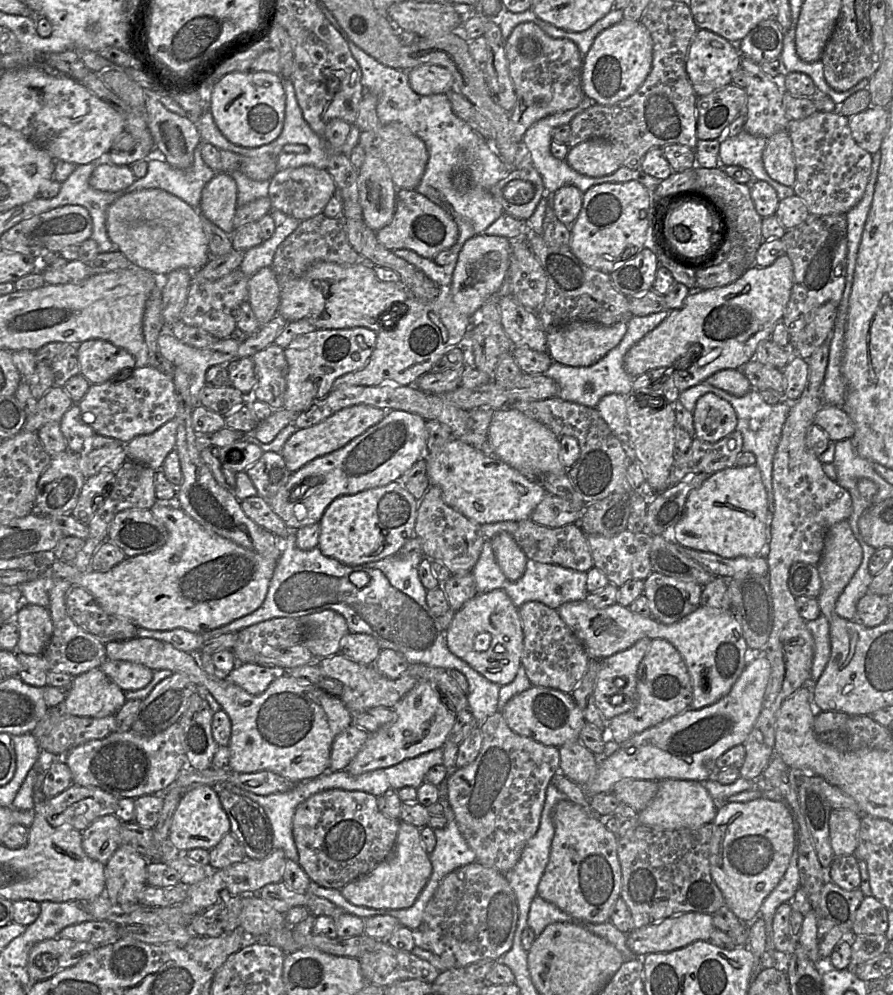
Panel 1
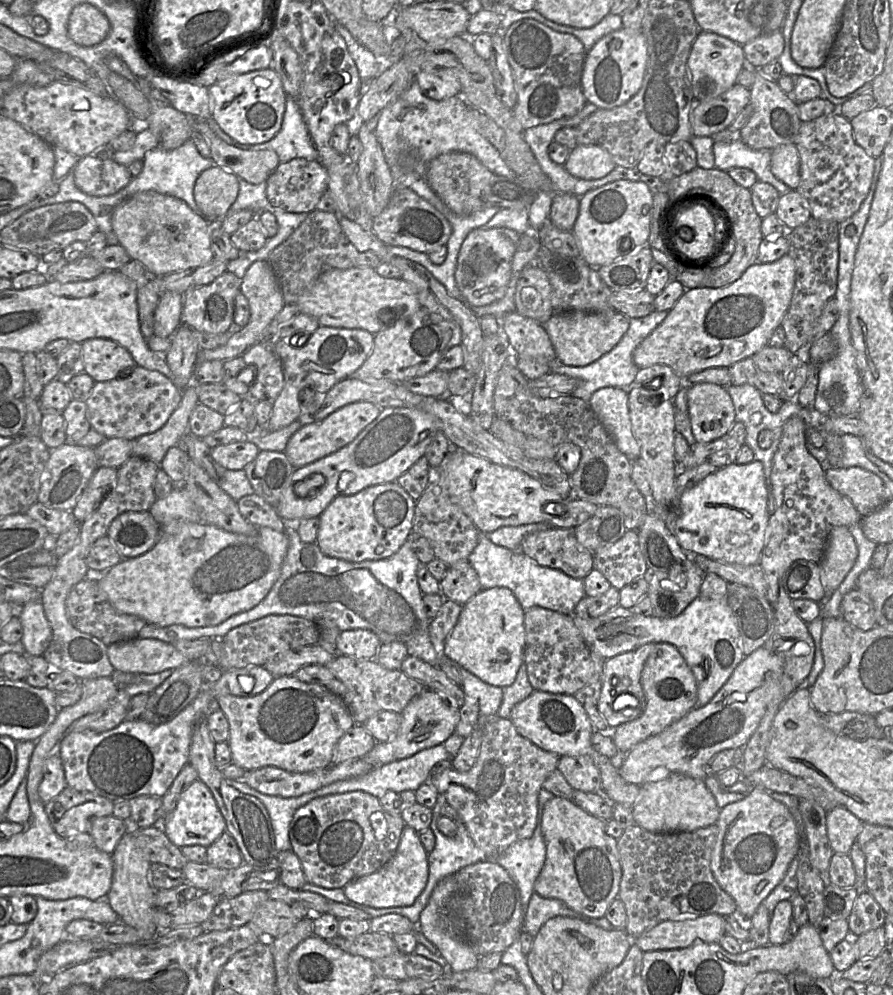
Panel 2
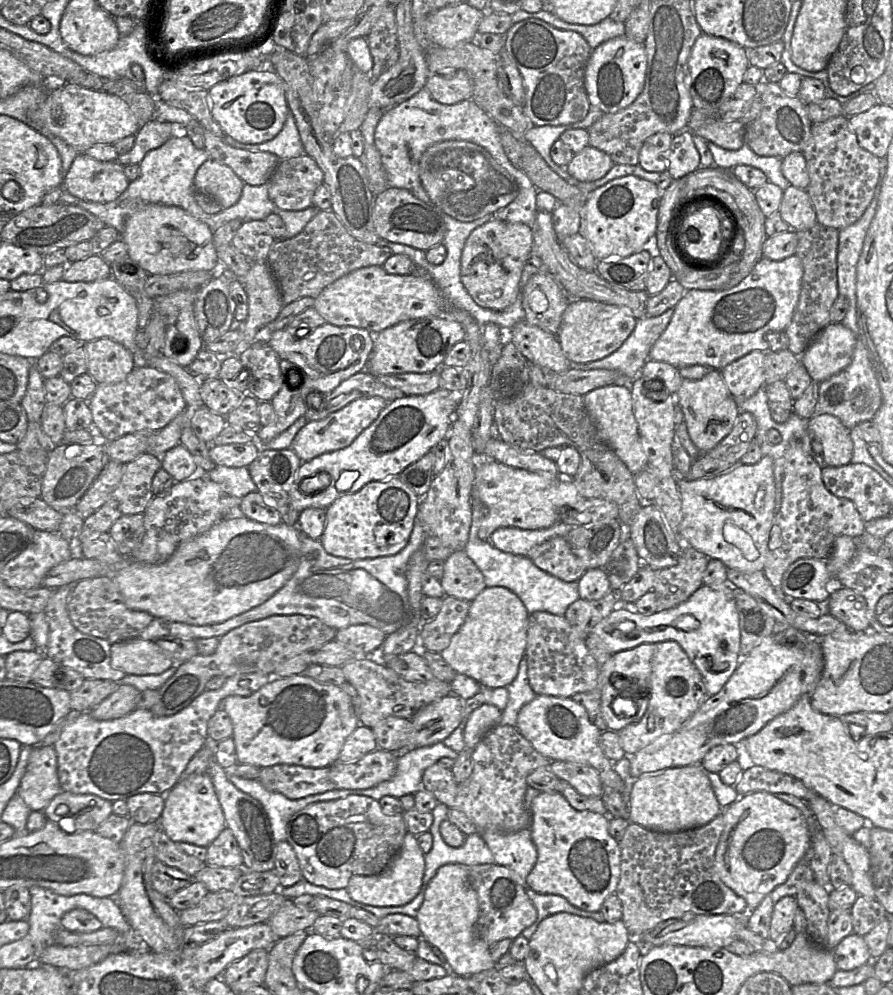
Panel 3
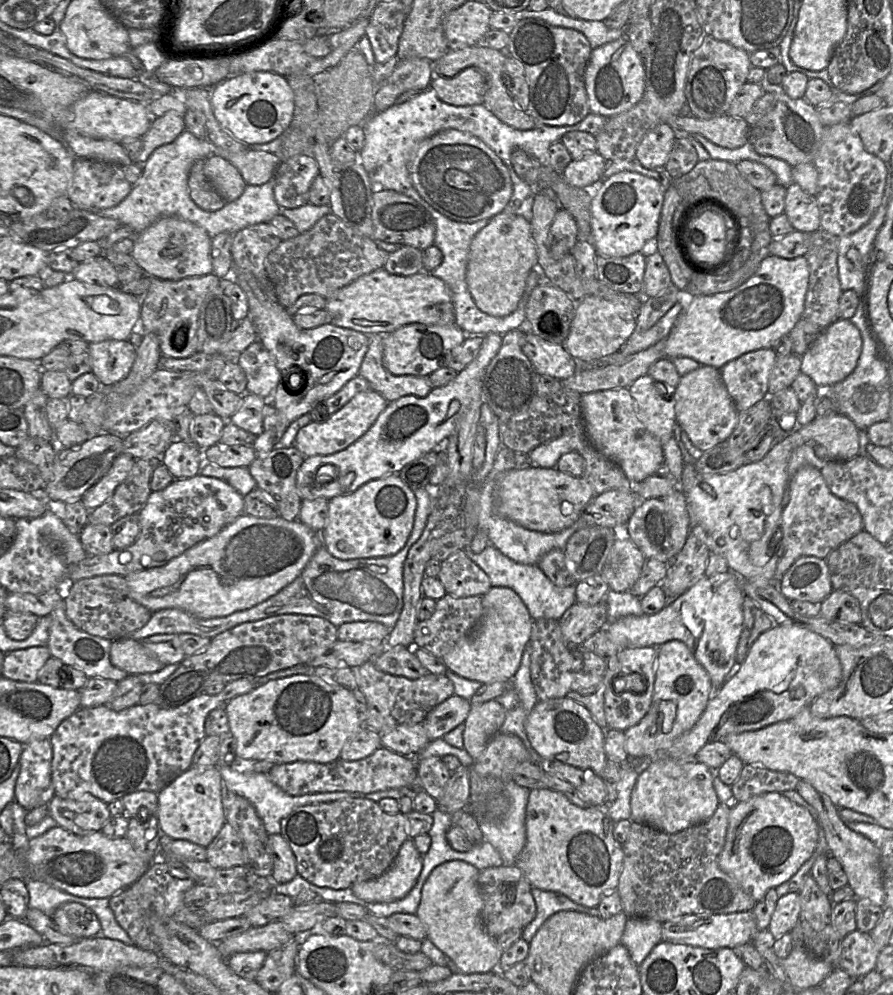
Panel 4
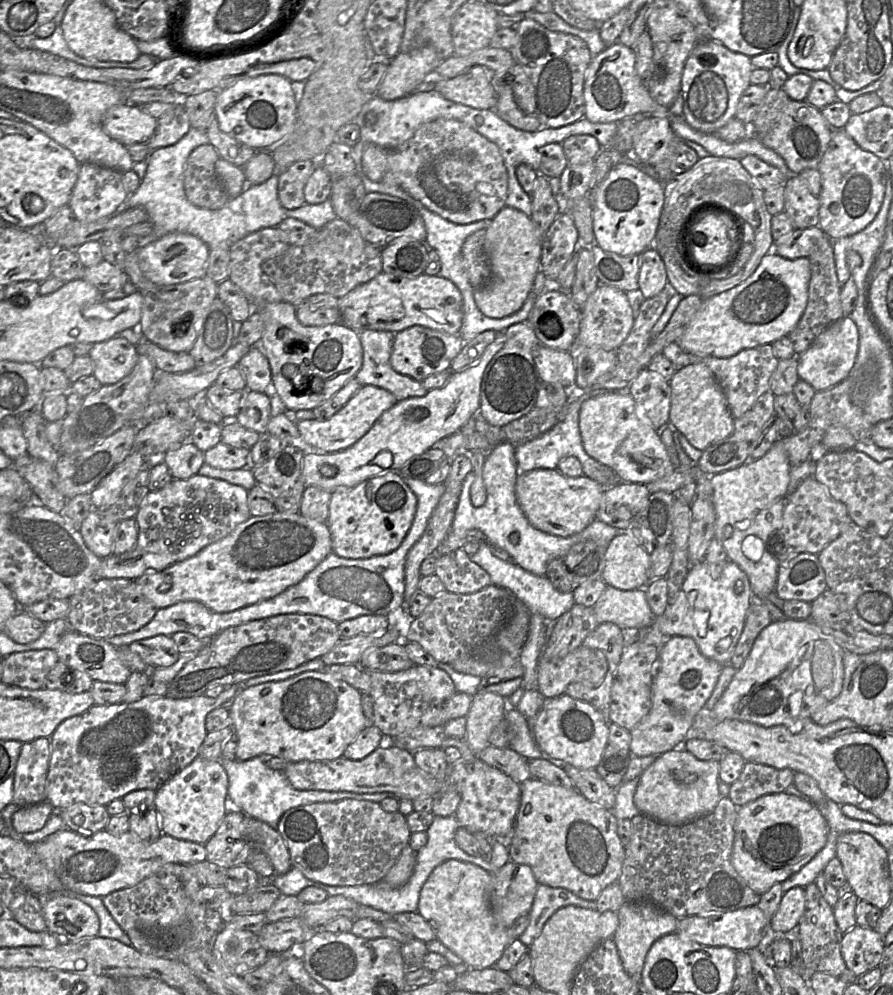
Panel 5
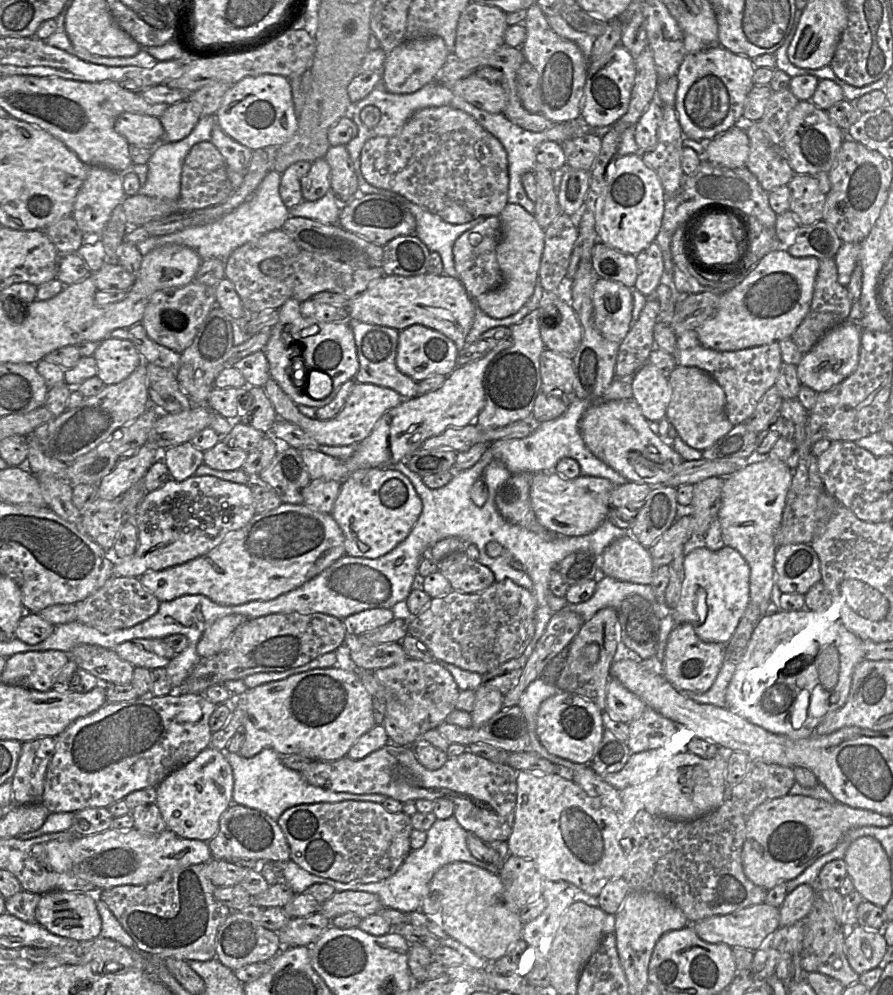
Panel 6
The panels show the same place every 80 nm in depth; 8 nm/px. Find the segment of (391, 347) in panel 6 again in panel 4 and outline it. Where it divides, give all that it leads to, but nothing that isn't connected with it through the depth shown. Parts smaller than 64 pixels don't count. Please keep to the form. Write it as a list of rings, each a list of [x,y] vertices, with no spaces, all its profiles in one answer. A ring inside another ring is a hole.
[[[366,334],[368,350],[359,368],[358,375],[365,378],[371,388],[380,393],[388,402],[403,396],[425,397],[432,389],[429,378],[413,375],[394,375],[383,365],[383,335]]]

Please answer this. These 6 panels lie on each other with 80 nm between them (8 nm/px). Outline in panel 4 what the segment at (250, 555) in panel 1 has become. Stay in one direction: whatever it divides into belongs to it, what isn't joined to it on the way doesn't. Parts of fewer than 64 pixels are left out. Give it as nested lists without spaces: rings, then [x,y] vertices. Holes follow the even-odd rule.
[[[242,514],[216,535],[192,546],[164,566],[123,577],[127,581],[131,597],[153,613],[177,608],[202,619],[225,617],[262,603],[292,583],[319,545],[322,545],[320,535],[299,520],[288,521],[281,516],[258,518]]]

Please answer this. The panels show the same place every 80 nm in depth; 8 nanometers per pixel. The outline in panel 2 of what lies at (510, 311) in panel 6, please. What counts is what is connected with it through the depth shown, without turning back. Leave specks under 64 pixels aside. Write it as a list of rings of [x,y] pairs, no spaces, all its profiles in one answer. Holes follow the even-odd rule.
[[[484,226],[467,235],[458,254],[455,281],[469,307],[487,306],[505,295],[511,277],[512,259],[520,237],[518,232],[510,228]]]

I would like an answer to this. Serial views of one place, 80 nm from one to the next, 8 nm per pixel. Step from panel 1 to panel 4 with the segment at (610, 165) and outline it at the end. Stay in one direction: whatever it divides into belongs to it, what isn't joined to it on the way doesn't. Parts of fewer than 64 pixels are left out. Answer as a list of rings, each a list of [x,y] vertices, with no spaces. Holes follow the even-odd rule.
[[[597,151],[586,153],[577,160],[572,160],[563,172],[564,179],[579,188],[591,186],[600,180],[608,161]]]

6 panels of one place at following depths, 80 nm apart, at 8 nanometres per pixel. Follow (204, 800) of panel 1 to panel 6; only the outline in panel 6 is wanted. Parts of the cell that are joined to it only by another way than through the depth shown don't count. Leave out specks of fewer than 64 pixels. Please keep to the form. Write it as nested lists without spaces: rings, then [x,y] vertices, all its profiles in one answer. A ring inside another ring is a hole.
[[[208,746],[156,787],[155,803],[168,830],[182,838],[208,842],[218,831],[222,814],[233,803],[233,787],[233,771],[227,759]]]

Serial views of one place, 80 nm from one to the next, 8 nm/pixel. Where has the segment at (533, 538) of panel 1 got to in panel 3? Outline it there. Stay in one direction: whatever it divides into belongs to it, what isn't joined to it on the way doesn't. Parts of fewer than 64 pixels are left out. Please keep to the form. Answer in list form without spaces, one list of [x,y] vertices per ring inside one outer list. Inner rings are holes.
[[[555,536],[534,546],[527,557],[539,569],[564,582],[576,582],[587,571],[572,553],[566,537]]]

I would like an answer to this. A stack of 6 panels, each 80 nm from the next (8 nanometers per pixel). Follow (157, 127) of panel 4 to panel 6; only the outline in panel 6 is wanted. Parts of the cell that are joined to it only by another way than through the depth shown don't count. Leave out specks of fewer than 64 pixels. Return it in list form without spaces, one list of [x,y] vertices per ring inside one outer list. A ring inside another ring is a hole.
[[[190,98],[177,102],[158,117],[164,129],[164,140],[176,142],[185,138],[200,119],[200,107]]]

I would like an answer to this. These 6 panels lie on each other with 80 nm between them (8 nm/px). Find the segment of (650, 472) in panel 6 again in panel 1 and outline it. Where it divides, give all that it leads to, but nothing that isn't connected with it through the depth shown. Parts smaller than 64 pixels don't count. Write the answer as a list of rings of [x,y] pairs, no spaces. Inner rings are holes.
[[[607,394],[600,399],[596,409],[611,432],[627,447],[629,435],[626,396],[620,394]]]

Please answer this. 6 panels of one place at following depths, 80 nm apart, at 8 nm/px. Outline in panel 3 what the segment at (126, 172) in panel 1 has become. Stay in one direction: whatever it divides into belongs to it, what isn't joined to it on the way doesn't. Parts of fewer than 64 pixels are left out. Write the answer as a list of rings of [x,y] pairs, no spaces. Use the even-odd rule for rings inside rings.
[[[78,153],[60,187],[82,200],[107,203],[117,199],[129,183],[124,166],[117,160],[99,161]]]

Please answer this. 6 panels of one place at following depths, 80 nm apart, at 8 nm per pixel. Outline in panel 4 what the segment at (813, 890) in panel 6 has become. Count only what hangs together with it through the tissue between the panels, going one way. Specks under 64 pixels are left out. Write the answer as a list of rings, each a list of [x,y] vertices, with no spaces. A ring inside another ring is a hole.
[[[791,892],[780,897],[768,926],[772,936],[777,939],[790,933],[799,921],[800,911],[799,893]]]

